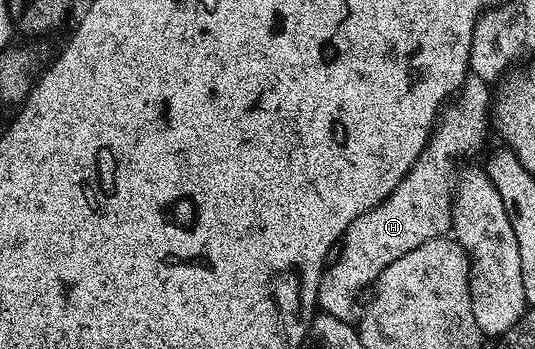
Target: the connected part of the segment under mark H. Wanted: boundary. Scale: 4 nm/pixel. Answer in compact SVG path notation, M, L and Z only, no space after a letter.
M469 72L460 84L459 93L443 106L424 150L408 174L400 180L398 187L394 187L391 195L378 203L378 207L358 215L358 219L354 219L354 223L350 223L344 233L339 246L340 254L338 249L321 275L318 287L318 296L327 306L330 315L351 322L357 312L354 299L364 288L367 290L374 286L378 275L382 275L382 271L386 271L394 259L402 259L406 251L414 251L414 247L422 247L422 243L445 236L451 230L452 195L456 191L458 176L456 157L483 143L488 129L490 133L489 113L489 82Z

